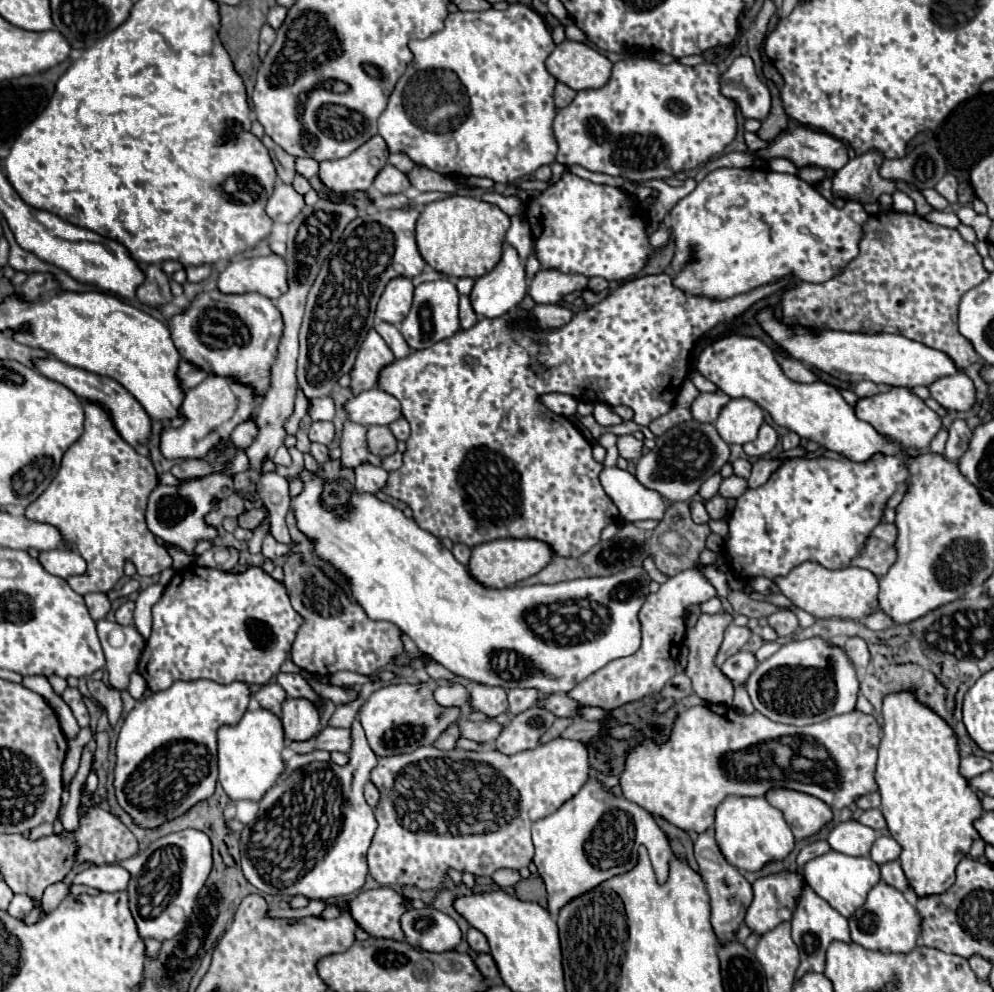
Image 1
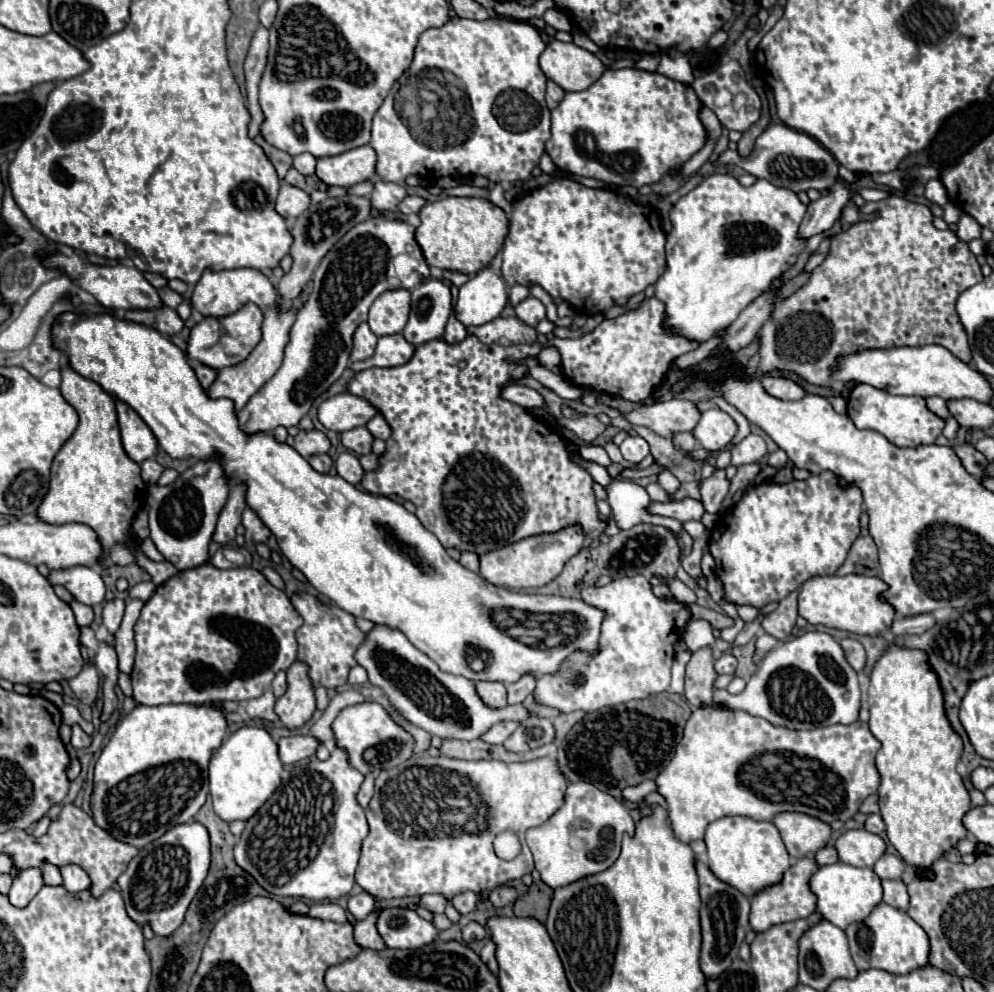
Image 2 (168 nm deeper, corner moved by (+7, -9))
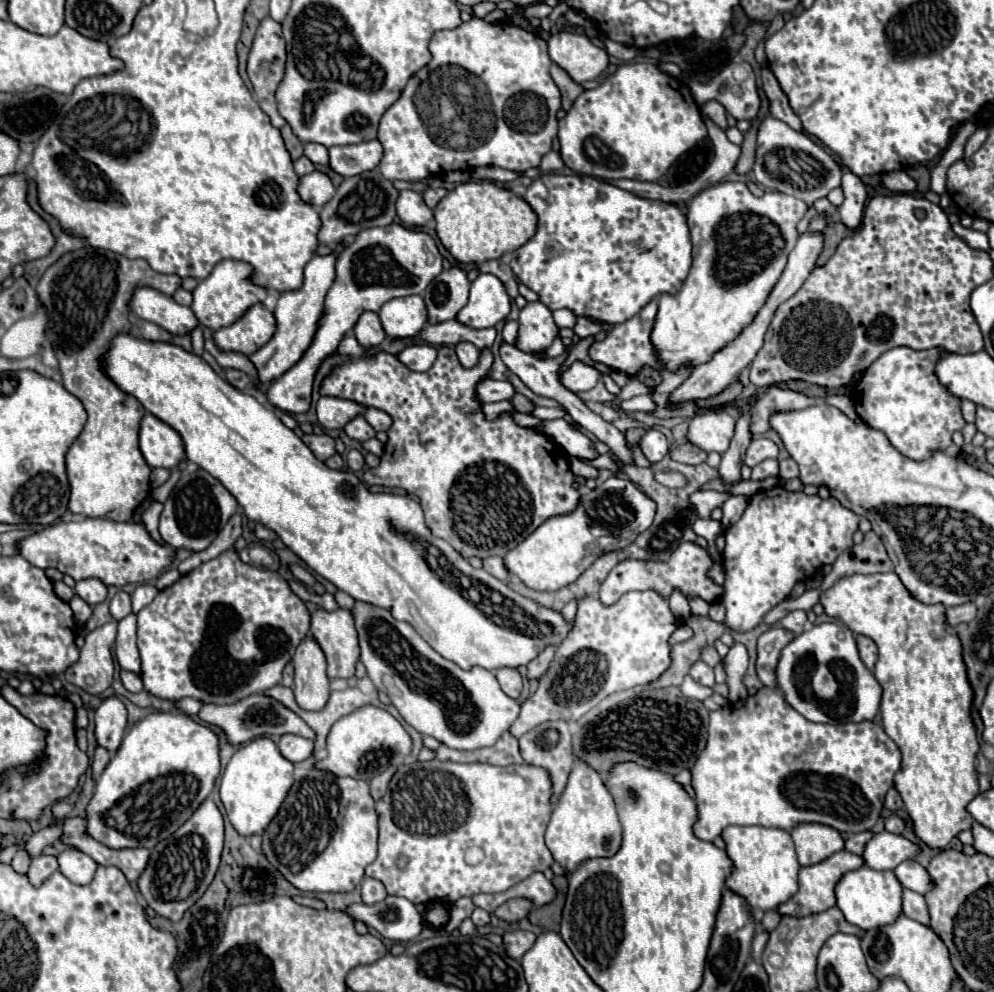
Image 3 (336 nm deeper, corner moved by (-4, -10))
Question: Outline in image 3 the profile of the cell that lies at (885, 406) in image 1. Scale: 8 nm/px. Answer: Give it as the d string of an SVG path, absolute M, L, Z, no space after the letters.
M895 347L863 373L851 395L857 415L869 427L883 431L893 447L915 461L927 459L937 449L947 449L951 435L965 425L959 399L949 395L933 379L933 363L941 355L945 351L909 351L907 347Z

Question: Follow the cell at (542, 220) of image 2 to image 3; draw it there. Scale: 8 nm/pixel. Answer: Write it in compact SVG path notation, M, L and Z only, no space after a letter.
M547 173L537 177L523 197L537 215L537 233L511 257L517 279L535 291L551 311L571 309L599 323L623 323L637 315L655 295L677 293L691 267L687 221L673 203L651 201L589 175Z

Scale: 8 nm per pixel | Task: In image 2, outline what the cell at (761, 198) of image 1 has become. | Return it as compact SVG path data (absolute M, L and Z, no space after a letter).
M712 174L702 180L694 190L682 196L670 210L672 230L666 242L668 268L654 284L654 296L664 304L664 328L686 340L706 342L756 300L774 278L784 274L804 250L806 242L798 238L798 226L806 214L806 206L792 190L776 188L766 180L756 180L750 188L744 188L736 178L728 174Z

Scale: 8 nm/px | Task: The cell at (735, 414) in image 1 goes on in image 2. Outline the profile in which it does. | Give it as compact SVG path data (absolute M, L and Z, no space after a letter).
M710 408L702 412L698 426L694 426L692 434L702 448L714 452L732 442L736 430L738 430L736 422L726 412L722 412L720 408Z

